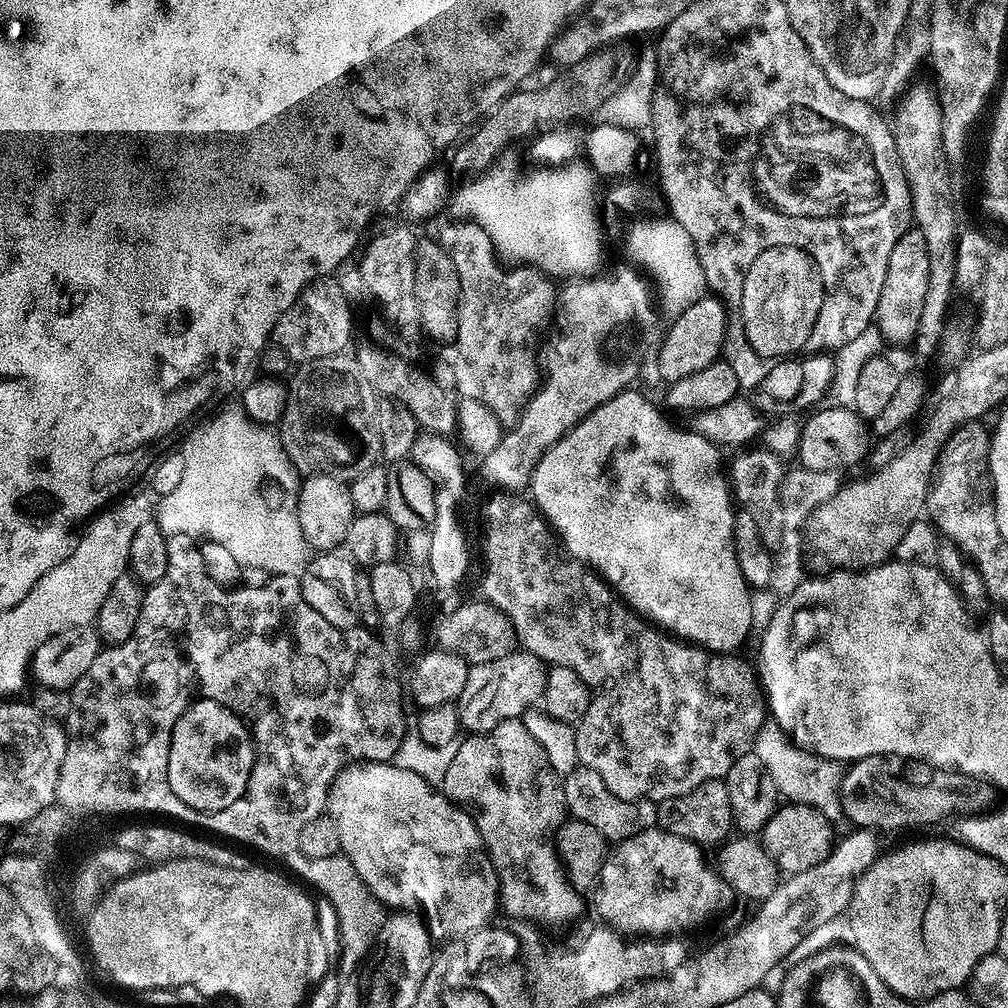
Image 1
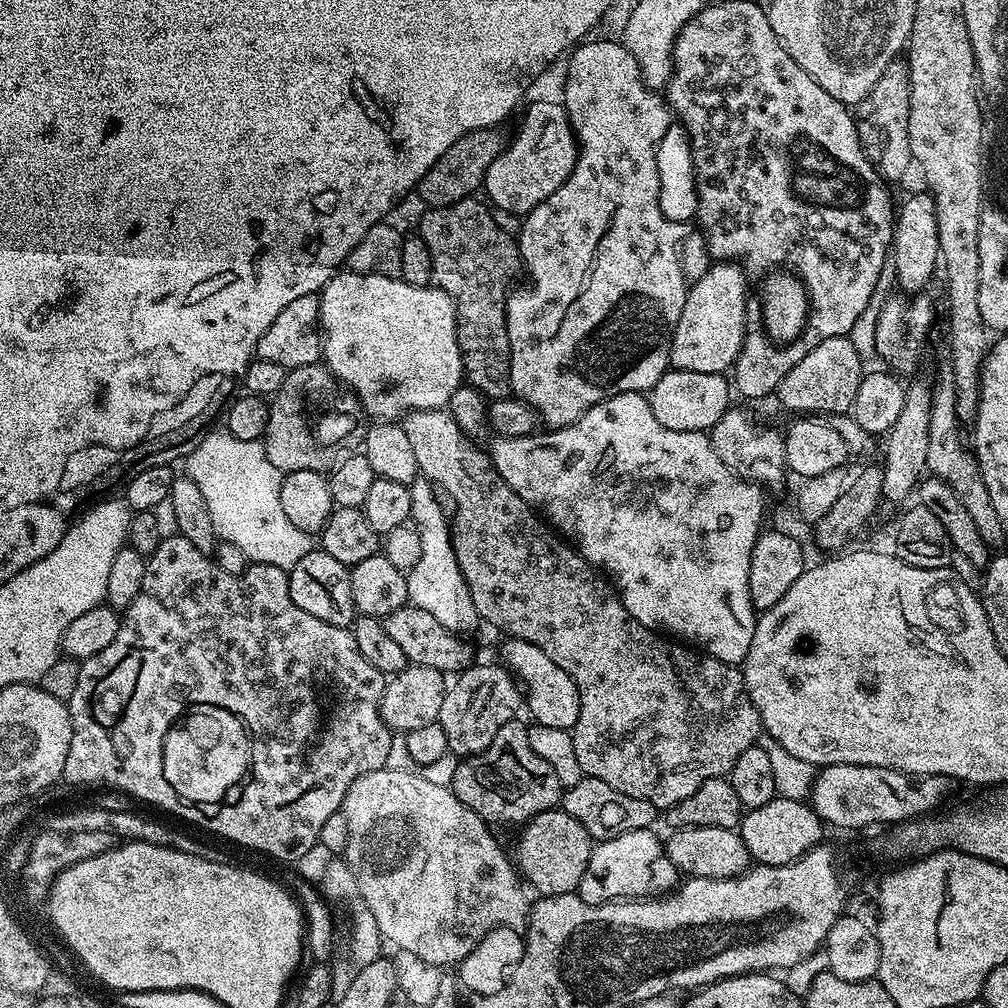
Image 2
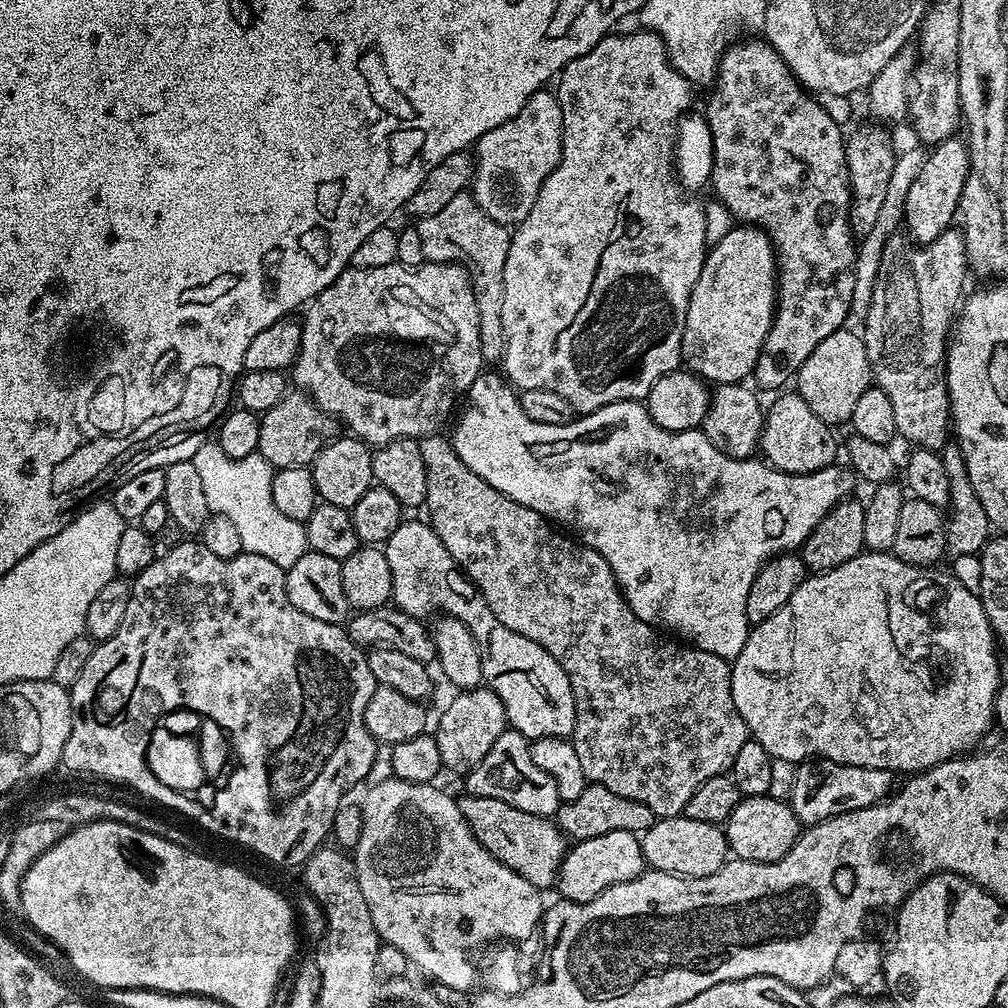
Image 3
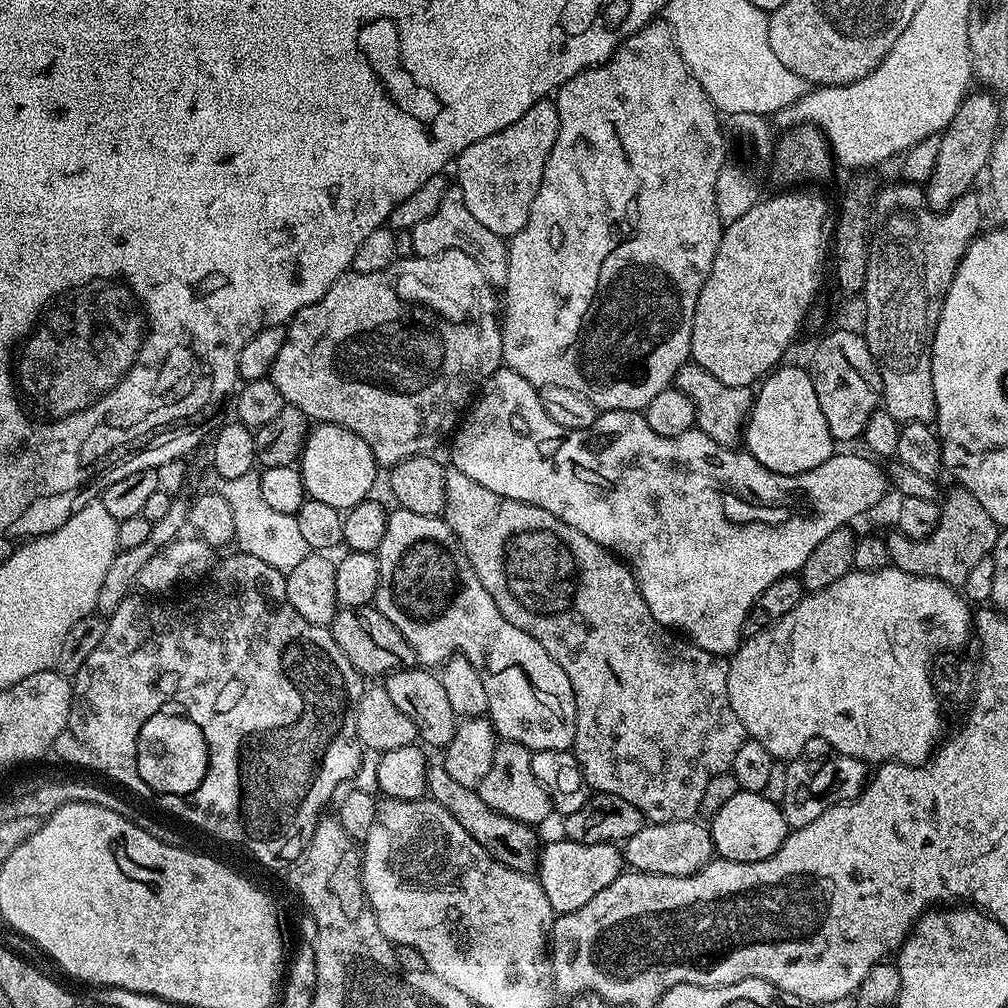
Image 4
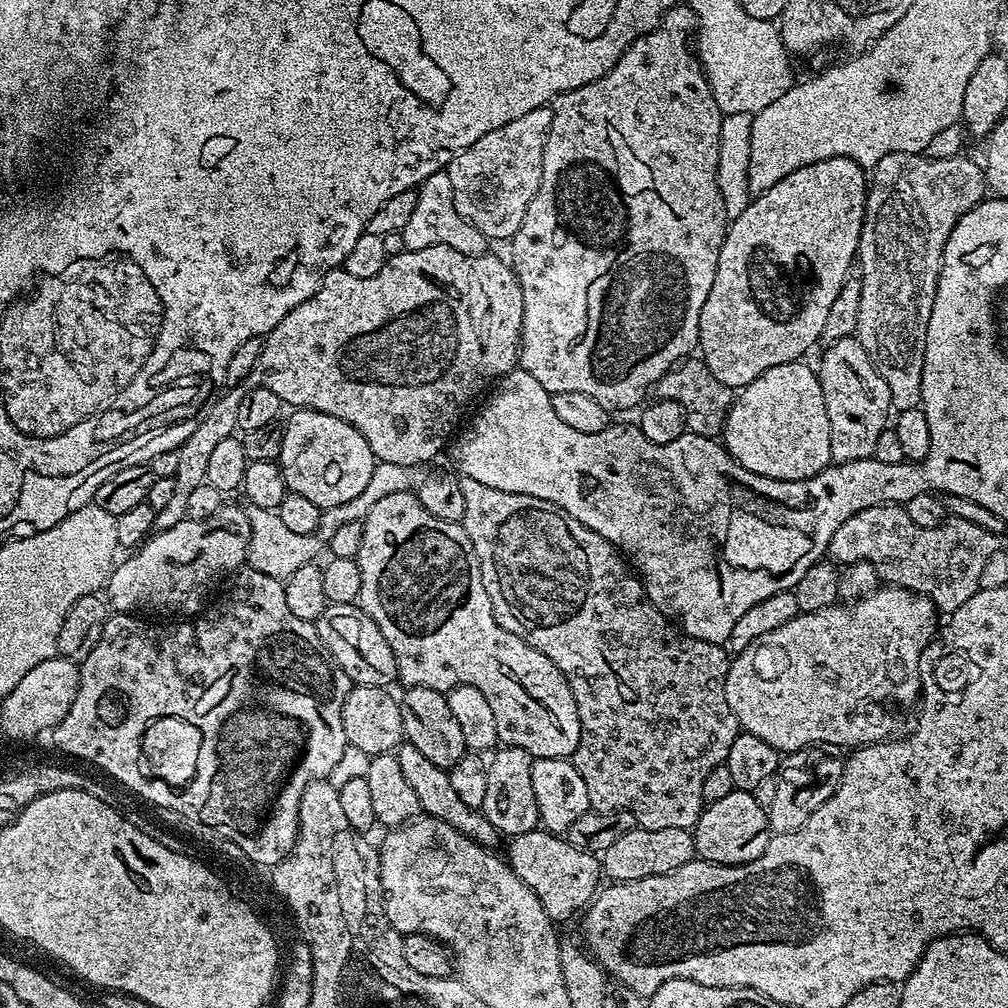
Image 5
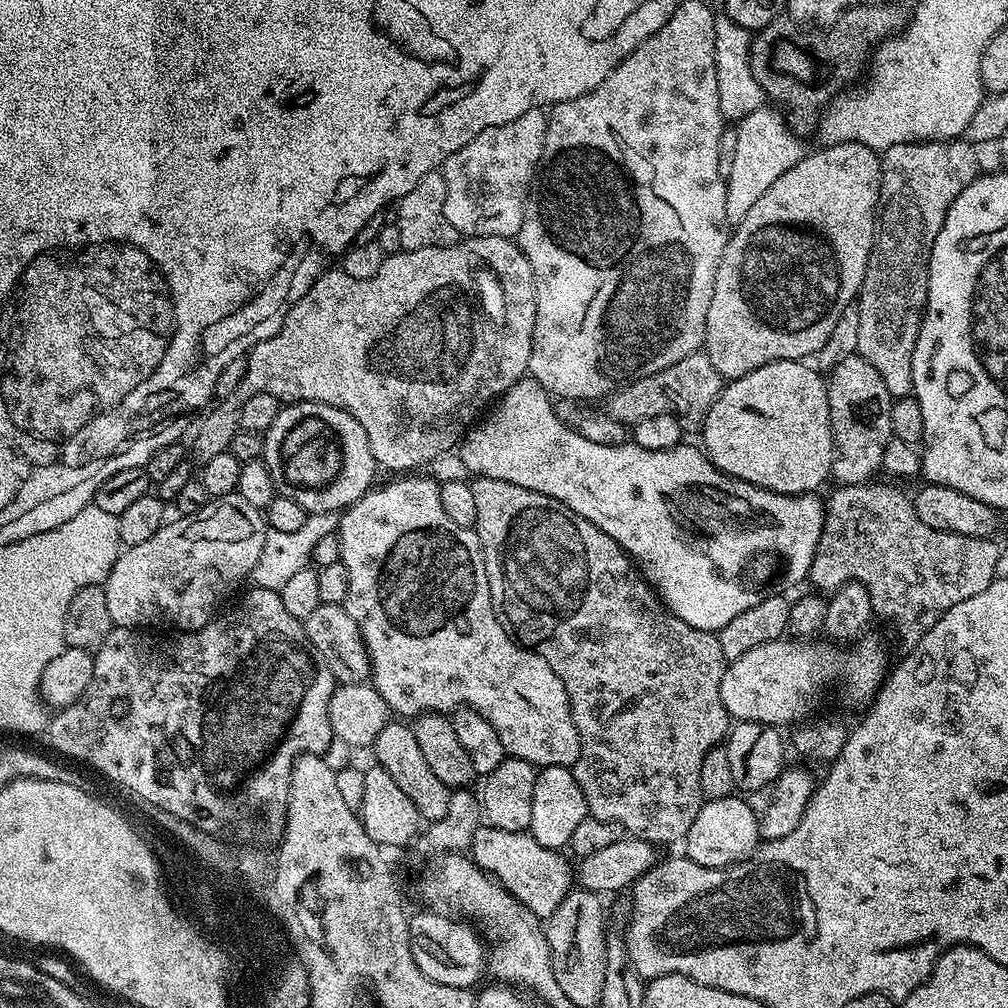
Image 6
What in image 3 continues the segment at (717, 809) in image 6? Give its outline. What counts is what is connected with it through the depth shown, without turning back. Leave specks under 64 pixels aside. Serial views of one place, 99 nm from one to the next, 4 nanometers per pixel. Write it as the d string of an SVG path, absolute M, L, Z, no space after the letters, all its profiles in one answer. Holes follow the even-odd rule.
M746 796L723 825L729 853L738 860L753 860L773 864L788 854L800 836L802 825L794 814L791 803L776 800L773 796Z

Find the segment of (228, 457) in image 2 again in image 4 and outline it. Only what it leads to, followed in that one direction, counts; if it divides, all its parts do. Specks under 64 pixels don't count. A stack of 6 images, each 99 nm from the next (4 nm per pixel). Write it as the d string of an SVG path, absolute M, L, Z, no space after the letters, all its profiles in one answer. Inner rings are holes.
M255 471L242 474L242 478L223 481L218 491L226 498L226 502L230 502L230 510L234 510L235 543L239 551L254 558L262 558L262 562L270 562L270 566L285 574L294 570L302 558L310 555L310 549L298 531L295 516L278 514L278 510L270 510L270 506L266 506L260 489L260 477Z

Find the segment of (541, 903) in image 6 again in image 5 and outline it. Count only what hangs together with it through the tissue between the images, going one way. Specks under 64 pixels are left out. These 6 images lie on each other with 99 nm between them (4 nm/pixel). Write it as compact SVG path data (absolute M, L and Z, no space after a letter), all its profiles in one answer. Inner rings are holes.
M543 830L511 837L510 844L512 849L506 855L507 863L512 865L514 874L518 874L518 878L522 878L530 890L534 890L538 902L542 902L546 914L554 922L560 922L576 911L579 913L597 895L602 881L602 860L599 855L570 846L563 835Z

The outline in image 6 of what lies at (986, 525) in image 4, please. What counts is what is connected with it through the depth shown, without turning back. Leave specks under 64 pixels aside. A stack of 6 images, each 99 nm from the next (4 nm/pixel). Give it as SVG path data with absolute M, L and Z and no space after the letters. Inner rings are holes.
M869 482L867 484L846 484L843 486L833 487L833 492L826 496L824 505L824 525L822 526L822 534L818 538L818 550L814 554L814 562L808 571L808 580L813 584L813 589L819 590L824 594L831 594L836 589L841 588L843 584L849 580L856 580L862 586L866 586L866 590L870 594L870 602L872 603L873 613L877 617L880 616L884 620L889 620L898 631L904 636L909 636L909 641L915 642L920 639L924 633L929 632L934 626L936 620L940 620L954 606L958 606L958 602L966 602L966 598L974 598L974 594L982 594L982 590L986 590L986 586L990 586L993 580L997 579L995 567L998 563L998 556L1001 552L1001 545L996 545L995 539L987 536L973 536L963 532L943 532L942 530L934 530L934 526L926 526L926 522L922 522L922 518L918 518L918 514L914 510L911 502L900 504L900 492L896 488L891 488L888 484L876 484L877 482Z

